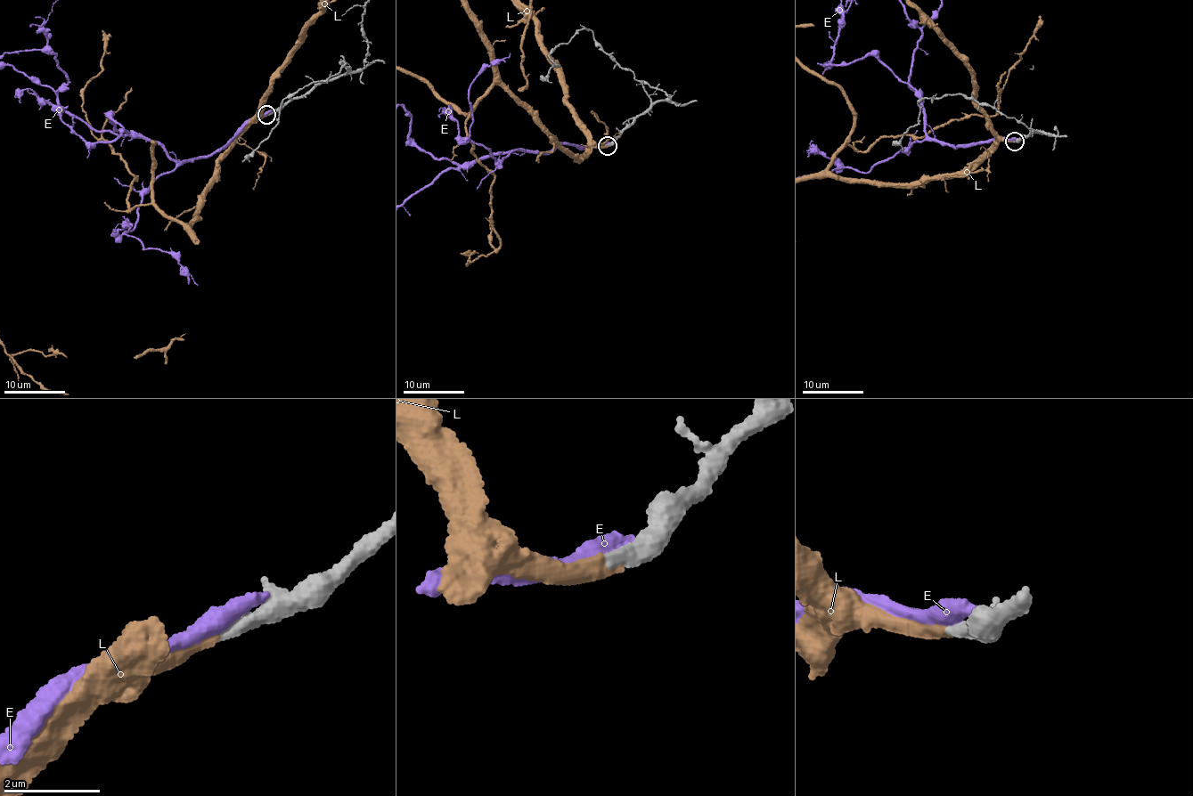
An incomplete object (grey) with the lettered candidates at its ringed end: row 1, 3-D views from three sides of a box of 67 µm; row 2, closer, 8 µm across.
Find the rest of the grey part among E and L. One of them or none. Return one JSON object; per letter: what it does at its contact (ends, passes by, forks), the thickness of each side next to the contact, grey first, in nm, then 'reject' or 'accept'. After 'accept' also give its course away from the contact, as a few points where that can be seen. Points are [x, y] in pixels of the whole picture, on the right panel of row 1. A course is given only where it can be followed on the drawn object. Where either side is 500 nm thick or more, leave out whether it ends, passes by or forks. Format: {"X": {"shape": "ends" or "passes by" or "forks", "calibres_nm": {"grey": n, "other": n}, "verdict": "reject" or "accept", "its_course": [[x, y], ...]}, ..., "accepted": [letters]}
{"E": {"shape": "ends", "calibres_nm": {"grey": 440, "other": 480}, "verdict": "reject"}, "L": {"shape": "ends", "calibres_nm": {"grey": 340, "other": 320}, "verdict": "accept"}, "accepted": ["L"]}

